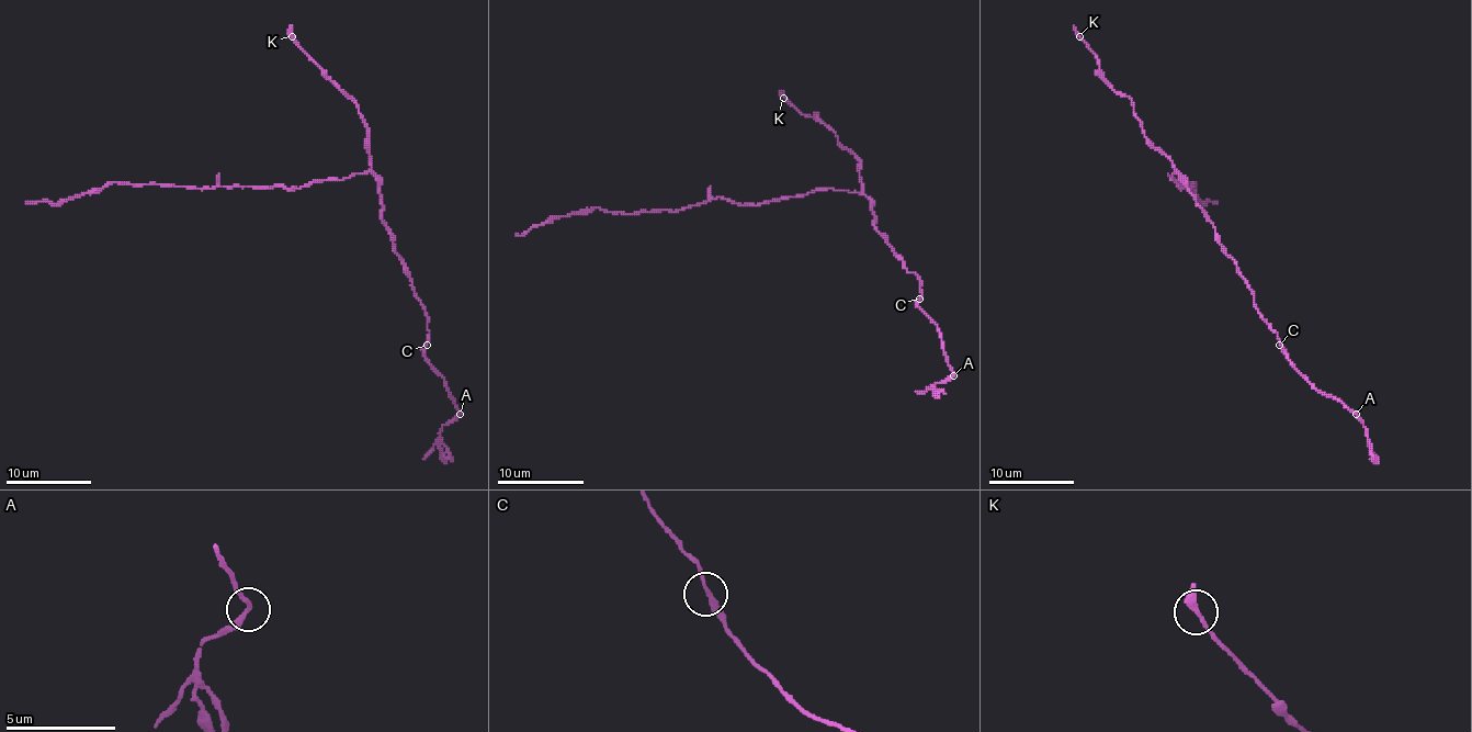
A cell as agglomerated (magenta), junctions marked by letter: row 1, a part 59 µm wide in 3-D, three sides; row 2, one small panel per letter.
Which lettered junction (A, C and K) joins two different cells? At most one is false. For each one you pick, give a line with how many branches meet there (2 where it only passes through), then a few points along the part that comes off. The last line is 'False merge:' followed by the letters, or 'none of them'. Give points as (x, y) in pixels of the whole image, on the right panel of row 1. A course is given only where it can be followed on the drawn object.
A: Branches: 2. Course of the part to remove: (1357, 414), (1378, 463)
False merge: A

